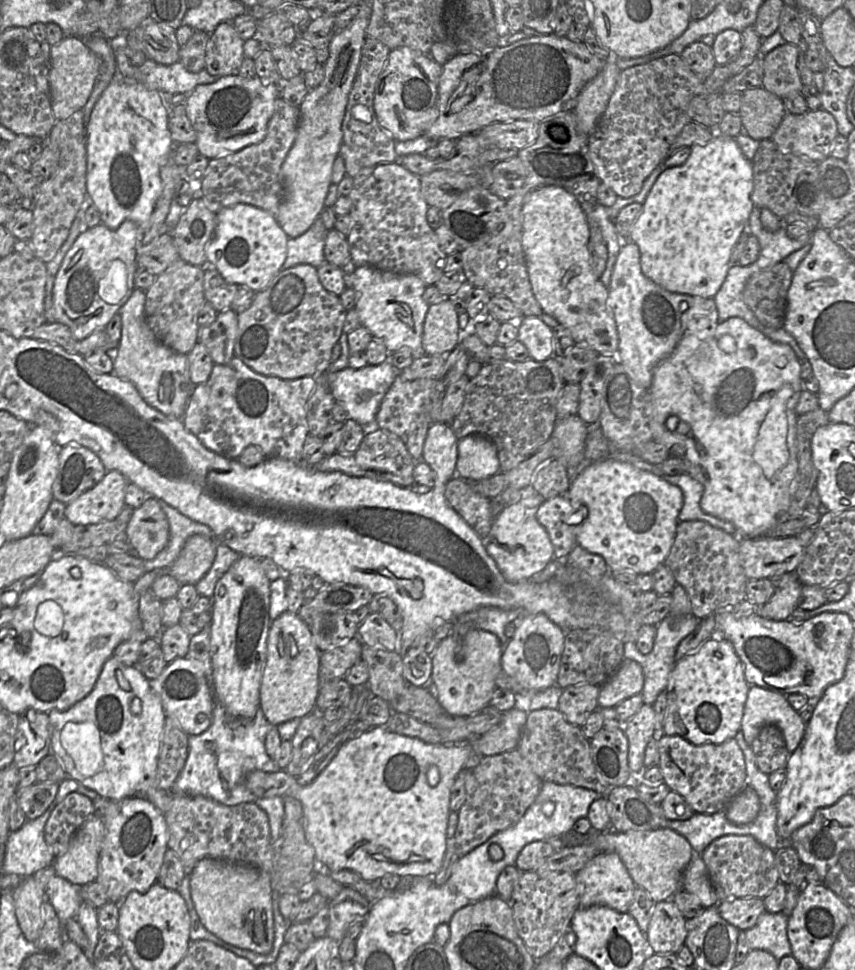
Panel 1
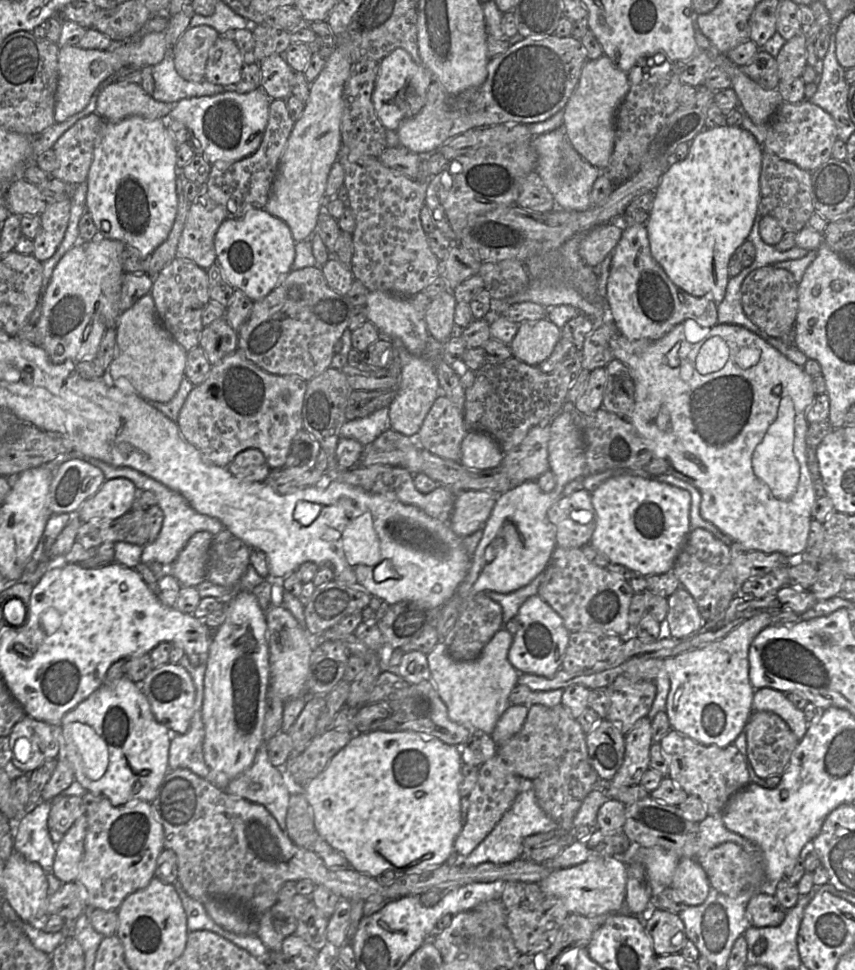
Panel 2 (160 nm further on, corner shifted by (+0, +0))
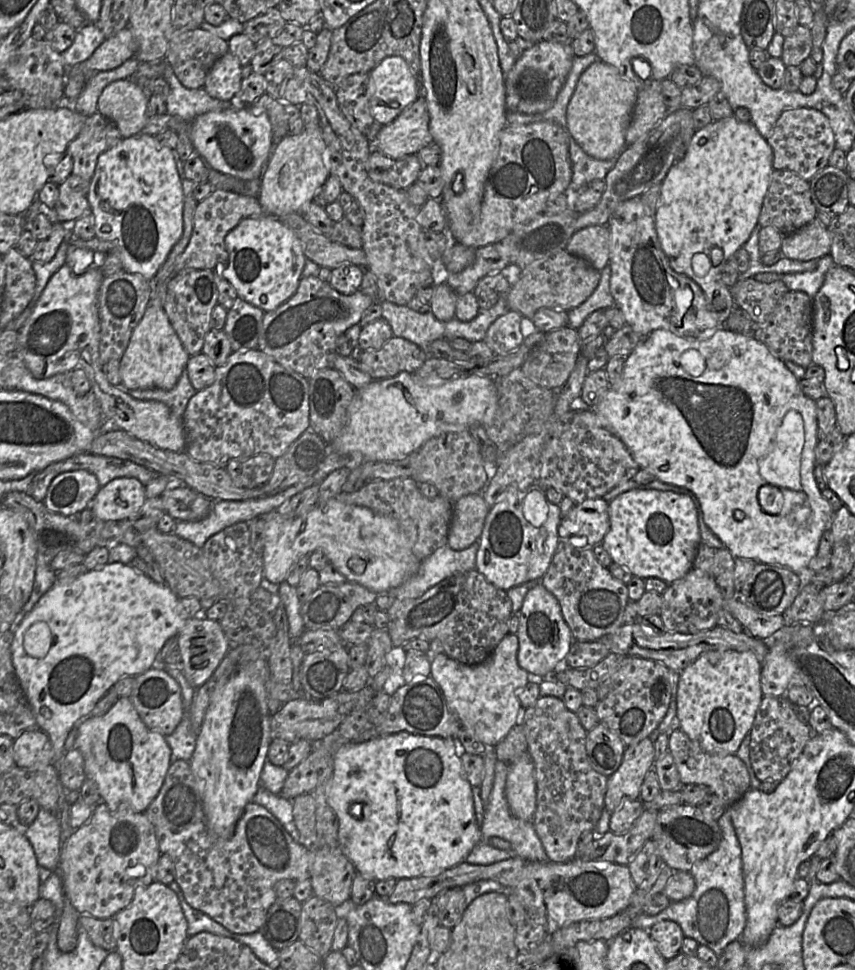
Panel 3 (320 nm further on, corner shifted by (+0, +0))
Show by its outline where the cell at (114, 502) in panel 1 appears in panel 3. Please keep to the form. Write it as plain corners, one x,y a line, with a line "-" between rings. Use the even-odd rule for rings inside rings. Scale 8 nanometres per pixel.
119,477
99,488
89,507
102,521
135,516
146,501
145,486
135,478

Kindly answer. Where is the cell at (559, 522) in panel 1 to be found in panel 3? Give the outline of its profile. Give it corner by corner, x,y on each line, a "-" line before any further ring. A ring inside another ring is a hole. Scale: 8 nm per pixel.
594,498
575,504
570,512
562,517
558,526
560,540
568,540
578,548
594,548
600,545
610,528
609,503
603,498

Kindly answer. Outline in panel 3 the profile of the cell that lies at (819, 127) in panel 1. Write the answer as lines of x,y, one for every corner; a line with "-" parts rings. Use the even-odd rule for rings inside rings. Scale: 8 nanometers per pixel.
812,108
784,110
777,119
767,142
773,151
772,167
775,170
791,170
808,182
828,165
829,158
836,148
828,118

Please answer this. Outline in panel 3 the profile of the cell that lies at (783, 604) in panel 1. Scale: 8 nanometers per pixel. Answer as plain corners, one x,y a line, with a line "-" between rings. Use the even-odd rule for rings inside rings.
732,649
724,650
719,654
718,652
707,652
699,656
694,662
680,671
680,676
678,680
678,688
676,694
677,702
677,724
678,727
694,742
697,743
700,748
708,753
712,754
735,754
745,737
745,735
750,731
756,711
761,703
764,696
761,690
761,662
755,656
754,653
750,651
736,651

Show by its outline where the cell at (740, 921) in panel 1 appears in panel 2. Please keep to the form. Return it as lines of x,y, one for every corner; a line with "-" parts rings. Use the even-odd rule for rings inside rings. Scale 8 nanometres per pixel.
756,893
748,902
746,911
750,925
763,927
779,926
786,917
786,910
772,894

